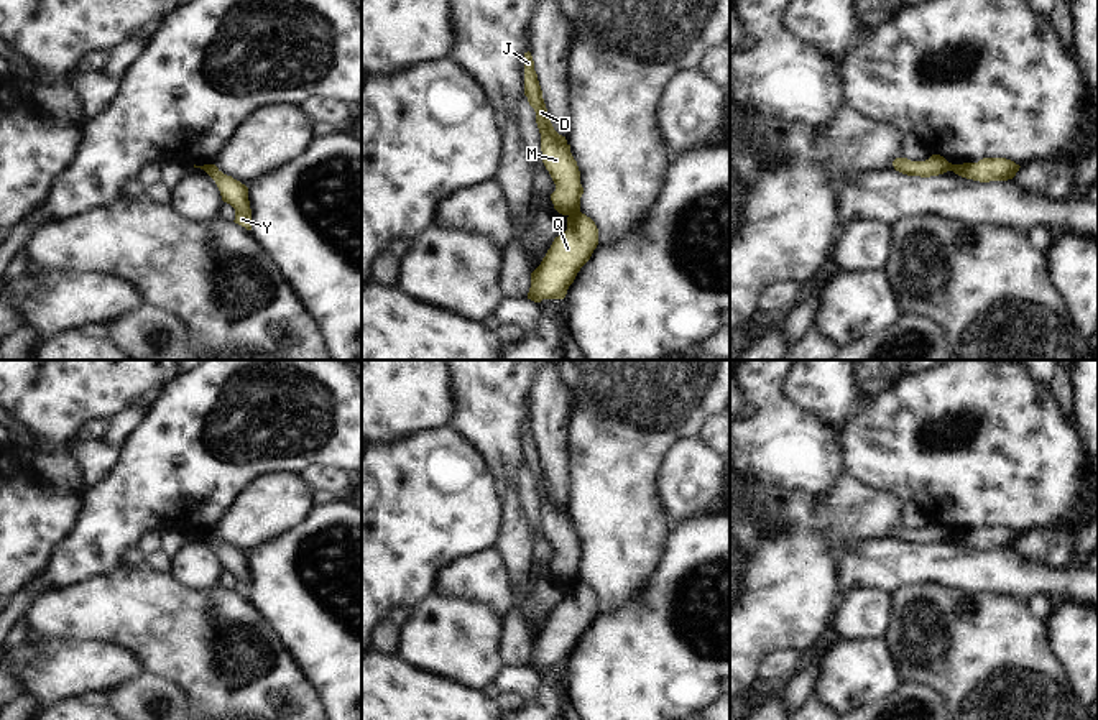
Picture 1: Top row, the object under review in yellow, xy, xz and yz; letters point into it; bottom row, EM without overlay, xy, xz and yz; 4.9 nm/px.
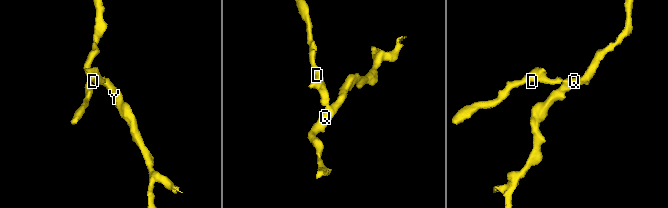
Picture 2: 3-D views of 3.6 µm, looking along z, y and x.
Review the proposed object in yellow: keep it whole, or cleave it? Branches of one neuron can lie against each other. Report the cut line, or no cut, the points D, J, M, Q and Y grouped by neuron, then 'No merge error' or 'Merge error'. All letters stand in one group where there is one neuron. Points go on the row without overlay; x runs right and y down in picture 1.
Split along xz (579, 577), (569, 584). Groups: D J M / Q Y. Merge error

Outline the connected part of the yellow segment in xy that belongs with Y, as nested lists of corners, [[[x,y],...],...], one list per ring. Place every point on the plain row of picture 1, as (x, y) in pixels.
[[[204,533],[202,538],[215,549],[222,569],[235,577],[233,590],[251,598],[248,556],[232,544],[224,542],[215,533]]]

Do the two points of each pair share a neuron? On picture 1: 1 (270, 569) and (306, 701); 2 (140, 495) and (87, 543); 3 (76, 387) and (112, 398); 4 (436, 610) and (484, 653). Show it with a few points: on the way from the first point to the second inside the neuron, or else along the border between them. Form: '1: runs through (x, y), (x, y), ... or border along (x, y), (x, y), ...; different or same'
1: border along (272, 625), (318, 687); different
2: runs through (127, 508), (101, 535); same
3: runs through (84, 387), (101, 387), (104, 390); same
4: runs through (447, 622), (472, 646); same

